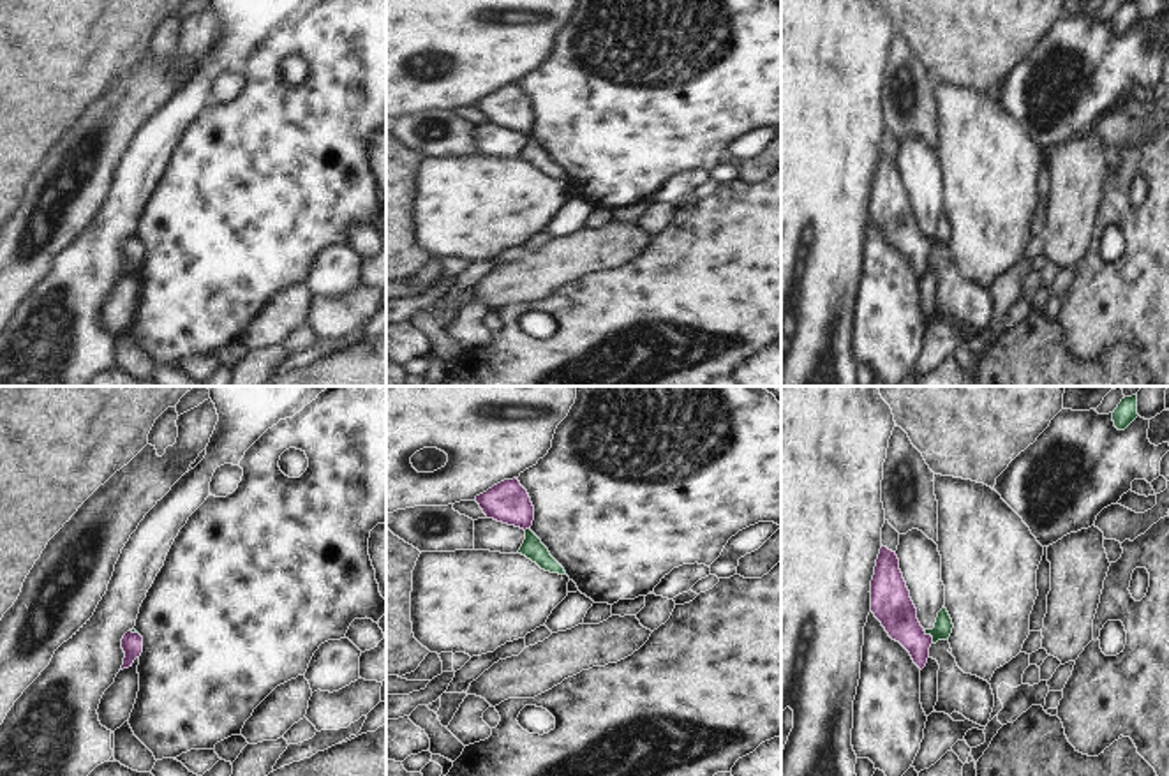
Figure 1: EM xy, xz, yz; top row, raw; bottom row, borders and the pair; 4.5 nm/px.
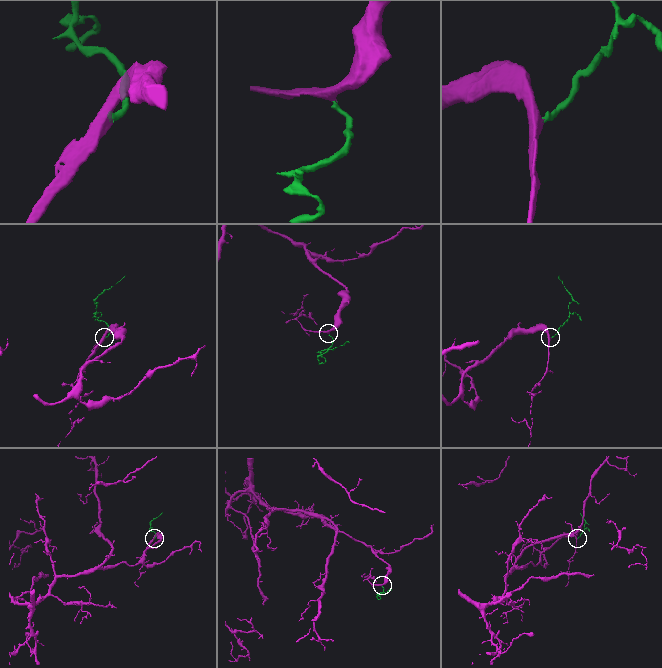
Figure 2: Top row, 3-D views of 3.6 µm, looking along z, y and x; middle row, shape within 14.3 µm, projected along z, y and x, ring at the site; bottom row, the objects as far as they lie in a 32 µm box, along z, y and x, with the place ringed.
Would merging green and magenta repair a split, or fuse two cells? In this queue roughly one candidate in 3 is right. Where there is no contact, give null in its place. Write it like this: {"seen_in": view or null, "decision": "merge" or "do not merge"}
{"seen_in": "yz", "decision": "merge"}

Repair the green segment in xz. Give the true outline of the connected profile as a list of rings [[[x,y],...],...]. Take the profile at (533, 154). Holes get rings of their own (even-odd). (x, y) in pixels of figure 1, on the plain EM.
[[[517,83],[504,85],[474,104],[487,123],[515,131],[525,136],[525,145],[518,159],[536,168],[541,175],[566,180],[564,173],[550,160],[548,153],[531,136],[534,125],[534,111],[527,95]]]

